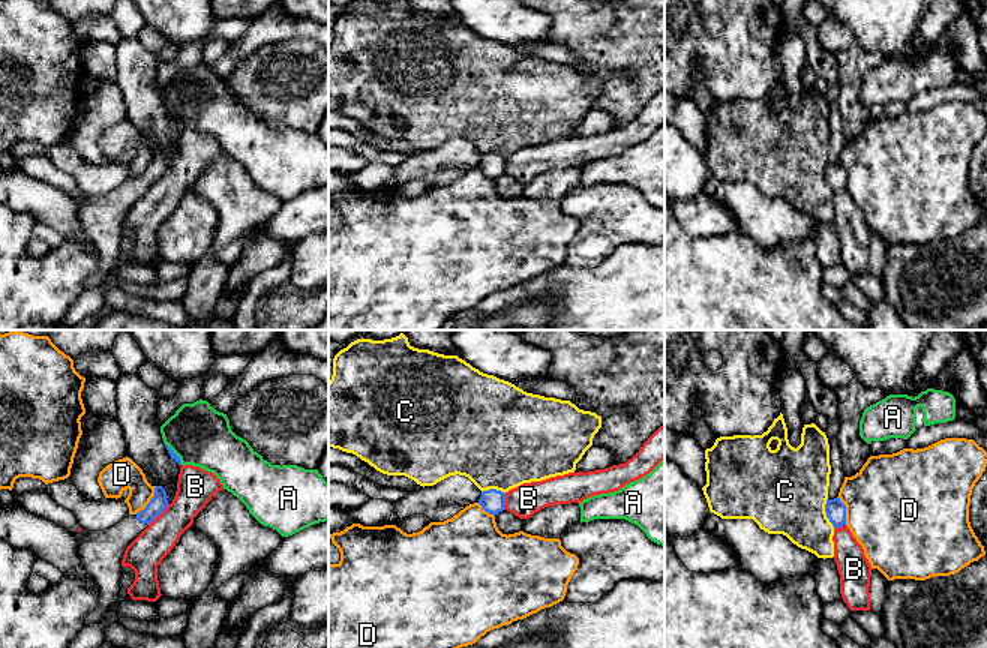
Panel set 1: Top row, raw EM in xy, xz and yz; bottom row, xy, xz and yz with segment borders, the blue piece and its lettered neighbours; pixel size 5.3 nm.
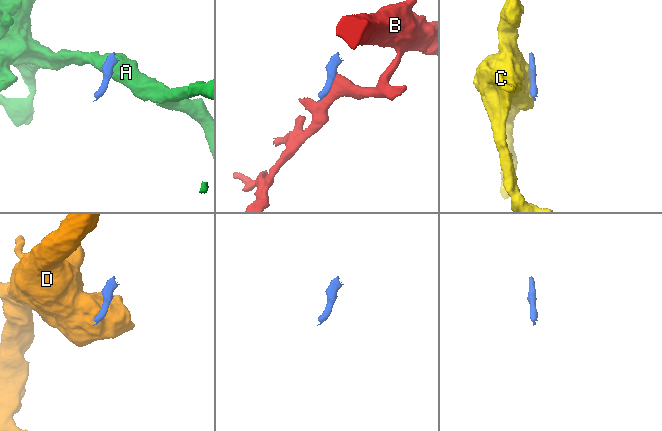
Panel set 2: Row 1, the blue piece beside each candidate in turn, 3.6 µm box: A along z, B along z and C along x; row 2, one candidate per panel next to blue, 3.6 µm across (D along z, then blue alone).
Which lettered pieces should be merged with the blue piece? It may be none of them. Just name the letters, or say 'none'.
none

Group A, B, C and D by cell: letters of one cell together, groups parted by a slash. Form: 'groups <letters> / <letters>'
groups A / B / C / D

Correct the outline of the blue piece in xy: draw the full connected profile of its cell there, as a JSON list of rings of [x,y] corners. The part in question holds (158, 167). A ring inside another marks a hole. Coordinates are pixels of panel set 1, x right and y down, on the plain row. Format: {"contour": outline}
{"contour": [[[154,152],[154,159],[144,174],[129,178],[117,189],[104,195],[81,192],[74,201],[81,228],[99,252],[98,272],[86,282],[86,290],[98,286],[105,274],[118,264],[122,224],[126,212],[166,172],[166,156]]]}

